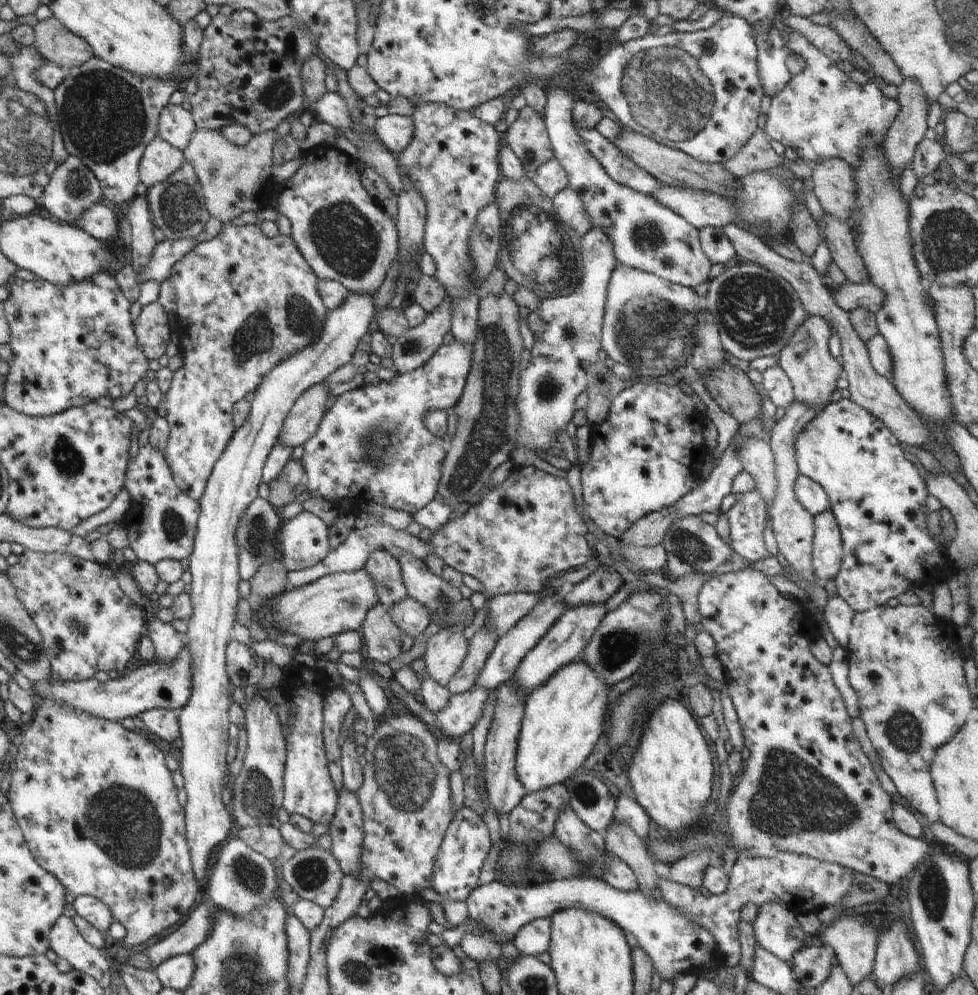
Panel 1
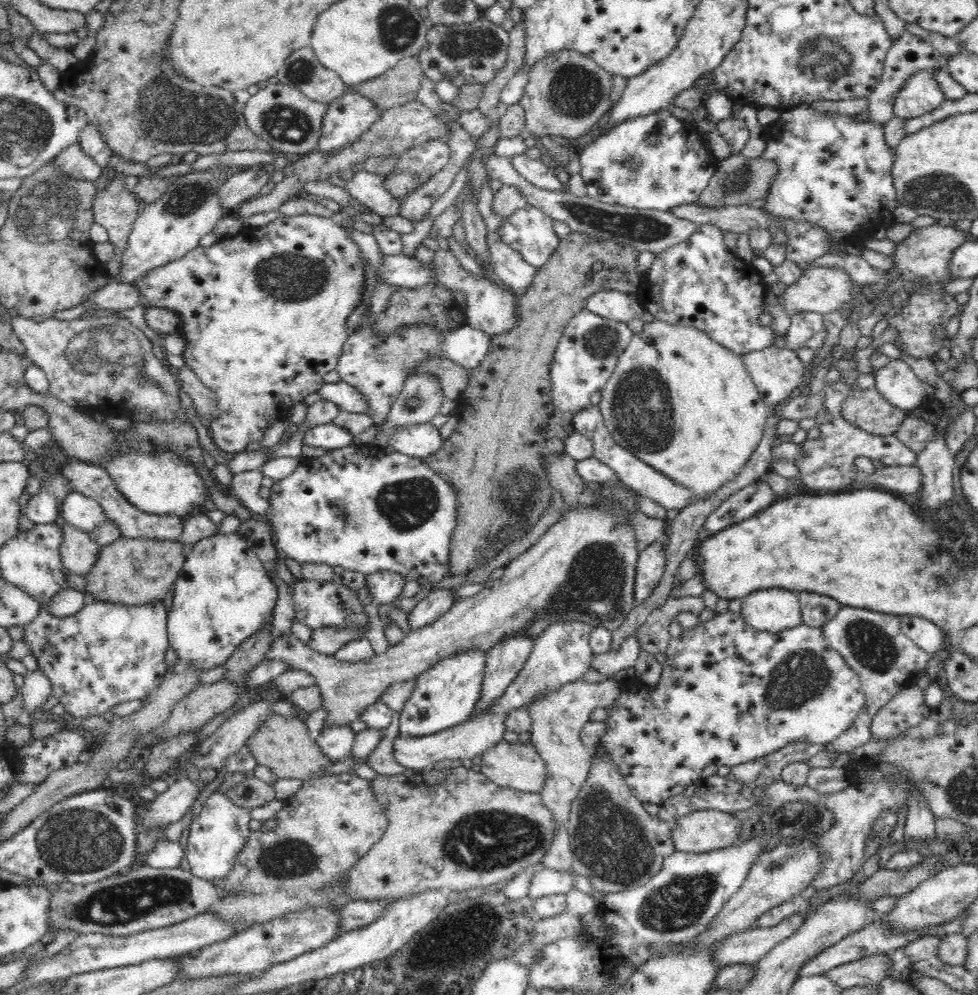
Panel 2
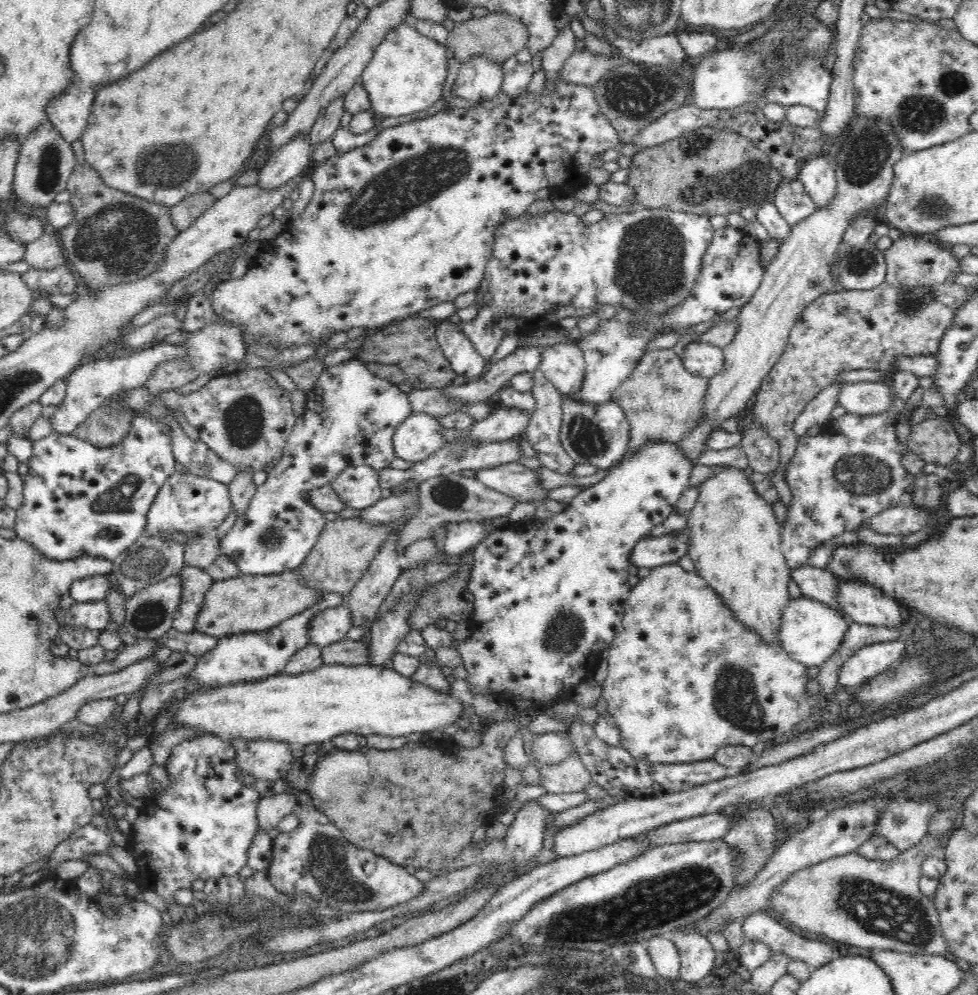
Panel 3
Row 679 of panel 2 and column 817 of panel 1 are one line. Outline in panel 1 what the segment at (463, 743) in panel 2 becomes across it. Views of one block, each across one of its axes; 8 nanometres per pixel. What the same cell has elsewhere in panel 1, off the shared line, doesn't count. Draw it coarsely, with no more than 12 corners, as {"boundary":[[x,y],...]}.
{"boundary":[[813,517],[813,576],[834,580],[843,548],[836,518]]}

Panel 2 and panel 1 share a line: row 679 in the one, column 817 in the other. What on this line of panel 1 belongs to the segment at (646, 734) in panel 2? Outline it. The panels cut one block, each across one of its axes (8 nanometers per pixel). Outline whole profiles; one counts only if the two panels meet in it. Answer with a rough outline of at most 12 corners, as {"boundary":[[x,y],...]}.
{"boundary":[[750,568],[698,594],[750,756],[670,866],[729,845],[889,886],[932,856],[898,830],[811,643]]}

